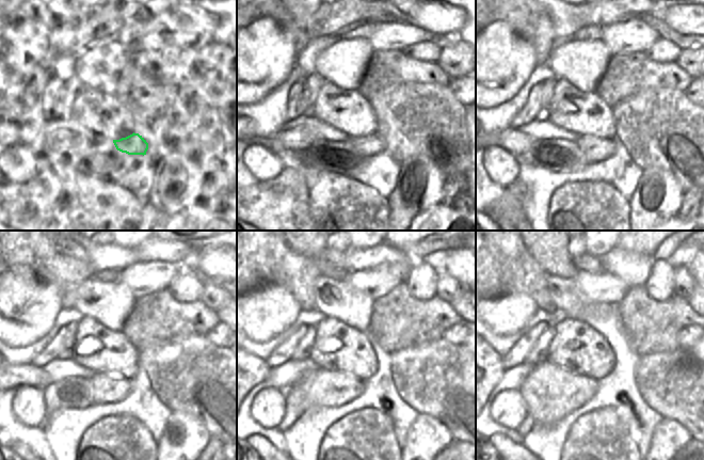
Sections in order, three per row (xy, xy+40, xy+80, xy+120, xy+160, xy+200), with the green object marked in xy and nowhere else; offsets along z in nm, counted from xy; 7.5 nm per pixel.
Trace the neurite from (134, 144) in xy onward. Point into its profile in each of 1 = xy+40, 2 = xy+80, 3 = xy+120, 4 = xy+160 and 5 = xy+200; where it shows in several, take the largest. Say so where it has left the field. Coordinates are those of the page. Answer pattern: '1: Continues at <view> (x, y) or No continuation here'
1: Continues at xy+40 (366, 147)
2: Continues at xy+80 (595, 149)
3: Continues at xy+120 (107, 389)
4: Continues at xy+160 (324, 387)
5: Continues at xy+200 (550, 393)

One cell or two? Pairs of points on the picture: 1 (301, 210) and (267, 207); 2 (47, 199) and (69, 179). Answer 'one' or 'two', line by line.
1: two
2: two

